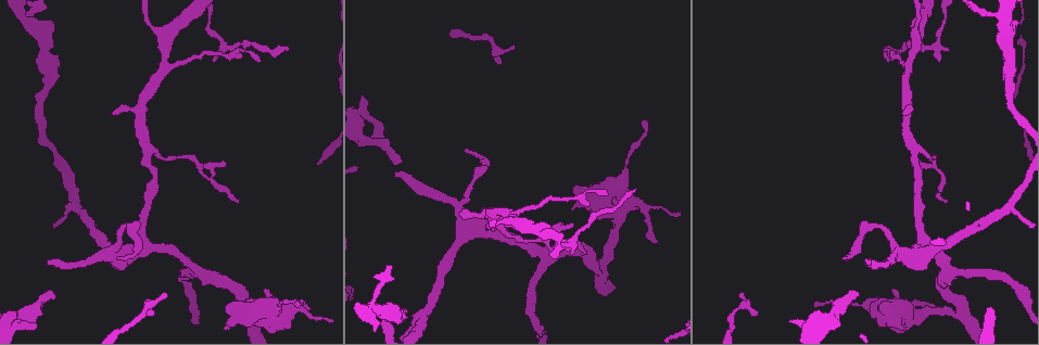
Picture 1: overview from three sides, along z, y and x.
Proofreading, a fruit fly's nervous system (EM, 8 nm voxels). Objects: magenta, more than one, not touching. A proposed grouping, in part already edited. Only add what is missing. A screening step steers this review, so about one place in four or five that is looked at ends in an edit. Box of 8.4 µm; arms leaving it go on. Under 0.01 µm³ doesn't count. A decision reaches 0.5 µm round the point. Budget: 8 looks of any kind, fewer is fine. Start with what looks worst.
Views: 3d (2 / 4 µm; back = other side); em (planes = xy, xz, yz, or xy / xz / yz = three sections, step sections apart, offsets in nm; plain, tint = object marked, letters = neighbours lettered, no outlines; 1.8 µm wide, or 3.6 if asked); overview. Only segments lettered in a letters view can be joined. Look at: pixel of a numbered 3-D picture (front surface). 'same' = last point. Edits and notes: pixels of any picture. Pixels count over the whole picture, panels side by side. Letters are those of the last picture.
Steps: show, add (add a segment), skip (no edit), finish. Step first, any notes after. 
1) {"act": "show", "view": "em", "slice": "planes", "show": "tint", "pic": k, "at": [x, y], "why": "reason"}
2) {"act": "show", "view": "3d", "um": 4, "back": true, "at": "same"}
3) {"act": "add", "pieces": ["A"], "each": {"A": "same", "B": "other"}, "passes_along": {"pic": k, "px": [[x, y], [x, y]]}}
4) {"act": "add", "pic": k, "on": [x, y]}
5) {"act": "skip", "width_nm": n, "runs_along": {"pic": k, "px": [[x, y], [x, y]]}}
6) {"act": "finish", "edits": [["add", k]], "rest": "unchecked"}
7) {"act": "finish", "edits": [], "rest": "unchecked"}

{"act": "show", "view": "em", "slice": "planes", "show": "letters", "pic": 1, "at": [167, 38]}

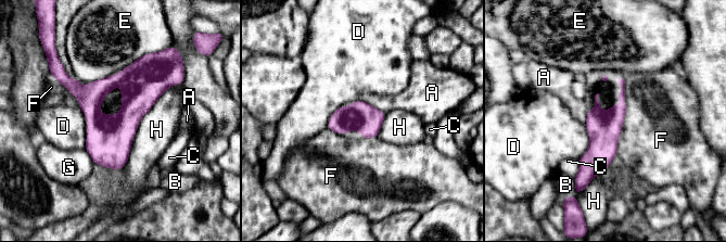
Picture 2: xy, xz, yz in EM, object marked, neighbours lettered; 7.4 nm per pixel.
{"act": "skip", "each": {"A": "other", "B": "other", "C": "other", "D": "other", "E": "other", "F": "other", "G": "other", "H": "other"}, "border": {"pic": 2, "px": [[625, 80], [625, 116], [616, 154]]}, "found": "no lettered segment goes on from it"}

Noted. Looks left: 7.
{"act": "show", "view": "em", "slice": "planes", "show": "letters", "pic": 1, "at": [285, 46], "why": "free end"}

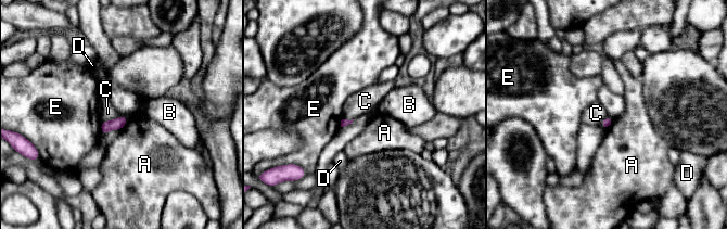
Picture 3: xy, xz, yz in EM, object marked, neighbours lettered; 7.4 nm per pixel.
{"act": "skip", "longest_contact_nm": ["C", 160], "each": {"A": "other", "B": "other", "C": "other", "D": "other", "E": "other"}, "found": "none of them fits"}

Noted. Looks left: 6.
{"act": "show", "view": "3d", "um": 2, "pic": 1, "at": [810, 327]}

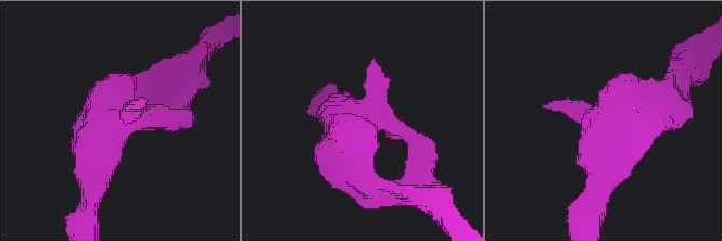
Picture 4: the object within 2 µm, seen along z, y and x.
{"act": "show", "view": "em", "slice": "planes", "show": "letters", "pic": 4, "at": [610, 120]}

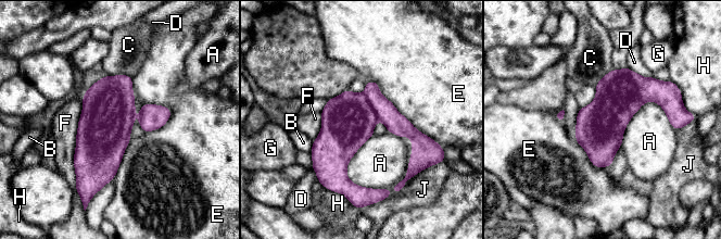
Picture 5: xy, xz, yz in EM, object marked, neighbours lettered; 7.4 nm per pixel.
{"act": "skip", "width_nm": 360, "each": {"A": "other", "B": "other", "C": "other", "D": "other", "E": "other", "F": "other", "G": "other", "H": "other", "J": "other"}, "border": {"pic": 5, "px": [[374, 135], [346, 176], [390, 189]]}, "found": "none of them fits"}

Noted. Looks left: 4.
{"act": "finish", "edits": [], "rest": "unchecked"}

